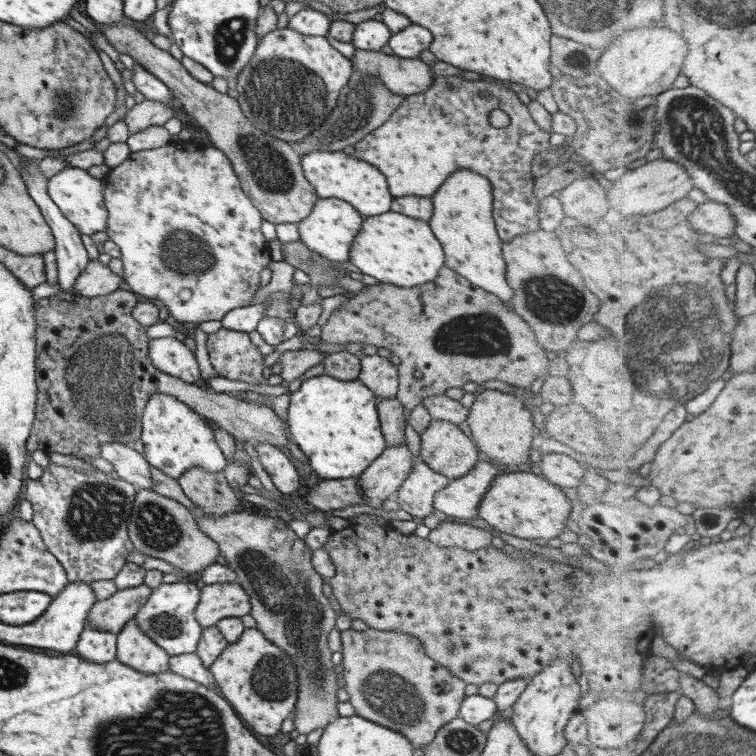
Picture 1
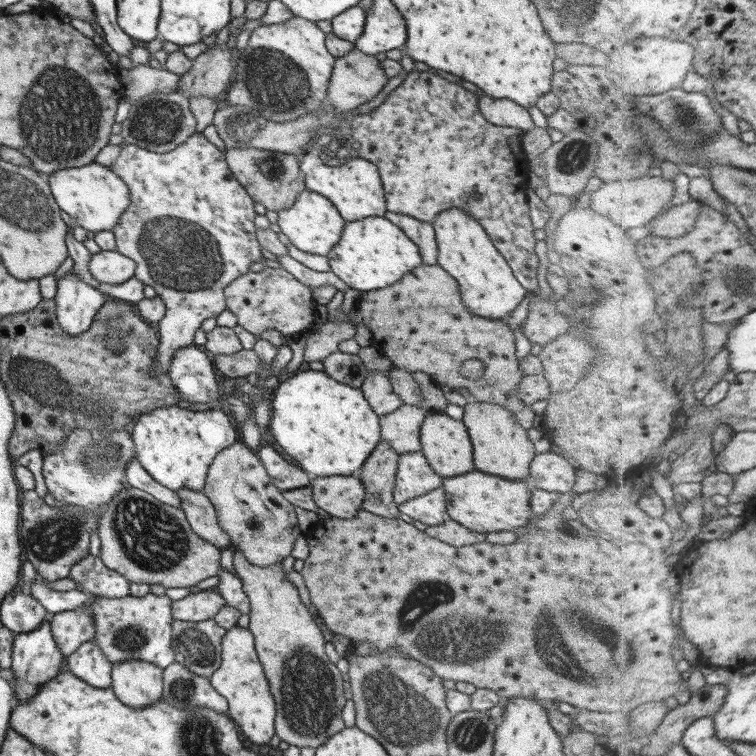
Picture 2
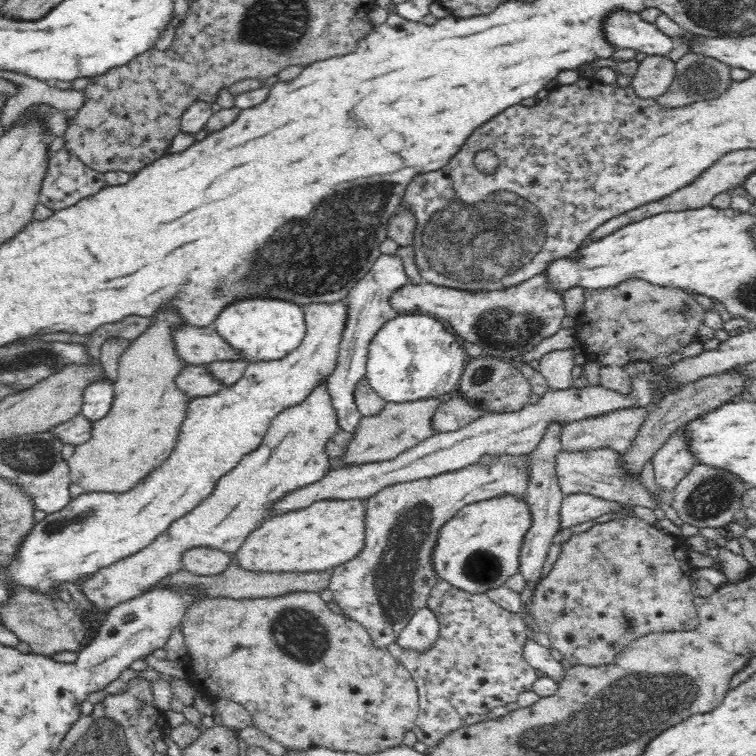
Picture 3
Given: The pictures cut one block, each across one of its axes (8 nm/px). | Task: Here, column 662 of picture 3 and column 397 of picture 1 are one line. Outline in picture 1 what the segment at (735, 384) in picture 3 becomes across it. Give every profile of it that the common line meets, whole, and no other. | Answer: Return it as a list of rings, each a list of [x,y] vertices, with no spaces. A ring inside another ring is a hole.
[[[396,397],[378,400],[376,404],[377,420],[387,447],[405,443],[405,419],[401,404]]]

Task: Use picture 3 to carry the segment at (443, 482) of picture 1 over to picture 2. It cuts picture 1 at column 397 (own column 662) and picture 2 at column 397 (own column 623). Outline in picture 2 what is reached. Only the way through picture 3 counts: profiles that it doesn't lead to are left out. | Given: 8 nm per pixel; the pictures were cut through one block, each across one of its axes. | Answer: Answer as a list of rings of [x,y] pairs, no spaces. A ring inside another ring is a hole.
[[[421,451],[399,454],[392,487],[393,502],[401,504],[441,485],[442,478],[432,472]]]

